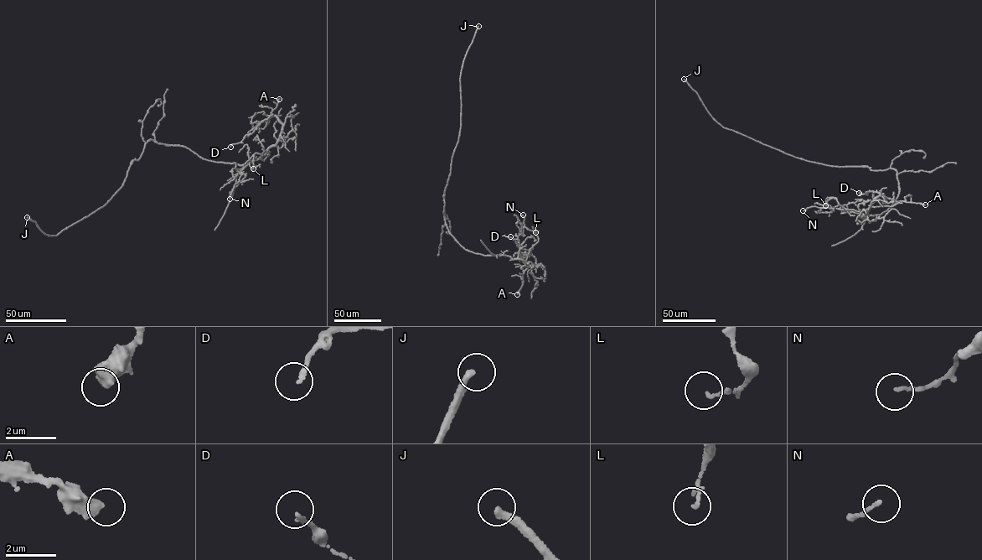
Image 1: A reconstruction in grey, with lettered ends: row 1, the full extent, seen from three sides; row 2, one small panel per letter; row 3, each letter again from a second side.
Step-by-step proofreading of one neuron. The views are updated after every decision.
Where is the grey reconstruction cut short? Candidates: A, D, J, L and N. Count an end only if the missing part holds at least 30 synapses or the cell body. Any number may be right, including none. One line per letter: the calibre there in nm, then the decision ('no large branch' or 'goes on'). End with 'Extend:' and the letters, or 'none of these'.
A: 550 nm thick; no large branch
D: 160 nm thick; no large branch
J: 280 nm thick; goes on
L: 110 nm thick; no large branch
N: 110 nm thick; no large branch
Extend: J

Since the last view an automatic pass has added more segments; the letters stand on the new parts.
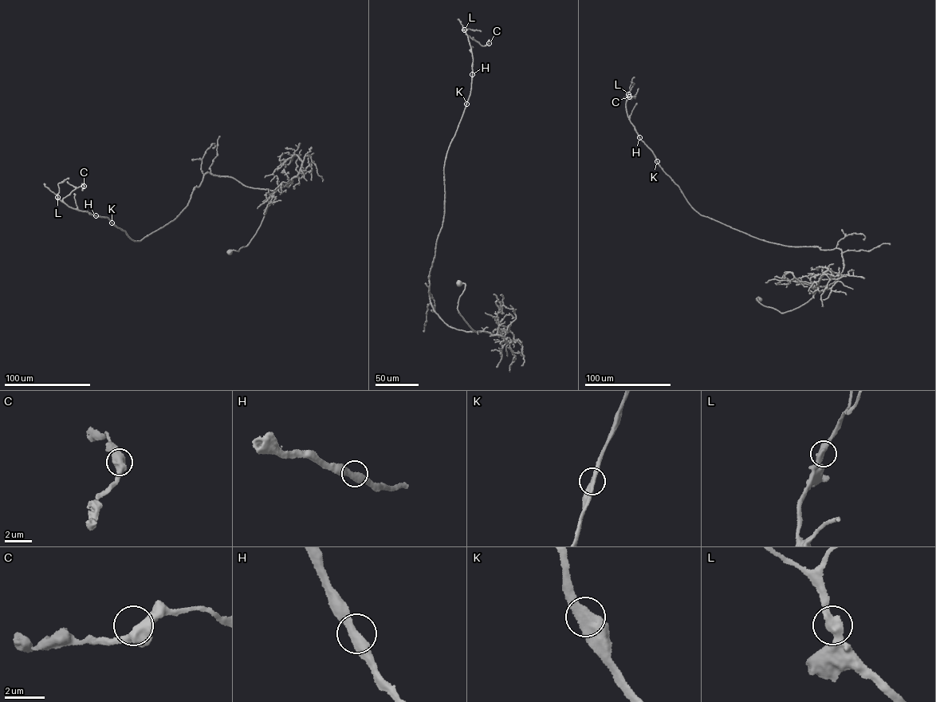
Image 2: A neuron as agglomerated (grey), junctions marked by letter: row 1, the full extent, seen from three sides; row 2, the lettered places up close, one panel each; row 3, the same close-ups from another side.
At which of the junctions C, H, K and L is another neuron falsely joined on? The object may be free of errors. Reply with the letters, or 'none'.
none

